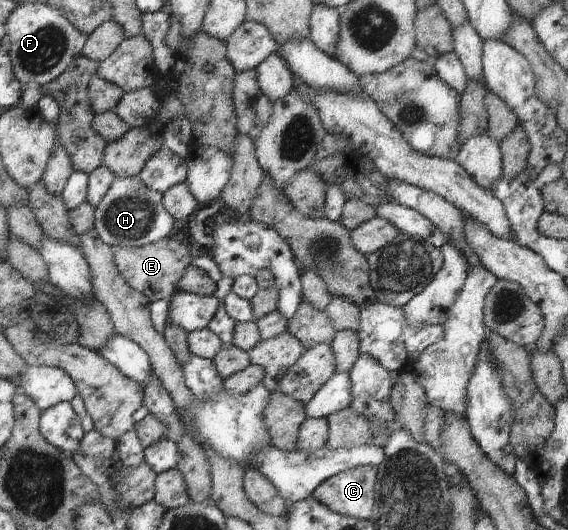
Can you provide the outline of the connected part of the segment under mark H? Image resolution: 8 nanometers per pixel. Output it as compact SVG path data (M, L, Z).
M139 176L116 177L99 205L94 207L95 231L101 241L114 248L136 248L167 238L175 220L163 207L162 194L149 189Z

